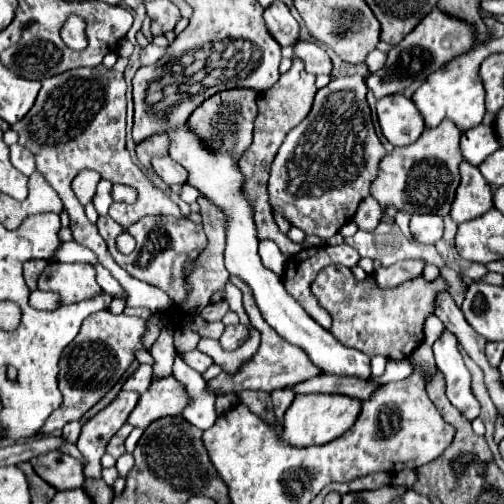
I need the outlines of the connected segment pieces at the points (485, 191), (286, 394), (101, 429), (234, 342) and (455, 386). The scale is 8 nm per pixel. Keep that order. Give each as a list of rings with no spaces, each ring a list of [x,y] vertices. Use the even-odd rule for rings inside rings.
[[[463,162],[461,184],[453,200],[451,218],[461,224],[485,214],[489,208],[493,208],[493,188],[483,180],[483,174],[477,166]]]
[[[285,388],[285,390],[275,390],[271,394],[271,400],[273,400],[273,410],[275,410],[275,416],[277,420],[283,420],[283,414],[285,410],[291,406],[291,402],[295,400],[295,392]]]
[[[121,390],[117,398],[105,406],[99,414],[87,420],[81,428],[81,436],[77,440],[77,448],[85,460],[85,476],[99,478],[101,476],[101,456],[105,454],[105,446],[111,436],[127,422],[127,416],[137,406],[139,394]]]
[[[237,324],[237,326],[227,326],[219,342],[221,342],[221,346],[223,346],[225,350],[235,350],[235,348],[239,348],[247,338],[249,338],[249,326]]]
[[[445,332],[433,344],[433,352],[435,352],[437,366],[445,376],[449,402],[461,414],[465,414],[469,422],[473,422],[479,416],[479,400],[471,392],[471,374],[457,348],[457,338],[451,332]]]

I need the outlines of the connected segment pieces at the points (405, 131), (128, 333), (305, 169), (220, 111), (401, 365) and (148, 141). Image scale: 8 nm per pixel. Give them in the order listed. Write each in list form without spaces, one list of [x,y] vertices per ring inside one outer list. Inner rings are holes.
[[[391,94],[377,102],[377,116],[385,138],[393,146],[413,144],[425,130],[425,122],[411,98]]]
[[[101,310],[97,314],[91,314],[89,318],[83,320],[83,326],[77,334],[77,338],[73,340],[73,344],[69,344],[69,348],[65,348],[63,356],[61,356],[61,372],[59,372],[59,390],[63,394],[63,404],[59,406],[59,410],[55,410],[47,422],[41,426],[41,430],[37,434],[51,434],[55,430],[61,430],[65,426],[65,422],[73,422],[79,420],[93,404],[97,404],[103,394],[123,376],[123,372],[129,368],[129,364],[135,360],[135,350],[141,350],[141,336],[145,332],[145,320],[137,318],[137,316],[127,316],[127,314],[111,314],[109,310]]]
[[[361,76],[333,78],[325,88],[317,92],[309,116],[287,134],[273,160],[269,178],[271,206],[275,212],[281,212],[291,222],[291,226],[301,228],[305,234],[315,234],[323,240],[335,236],[339,228],[349,222],[349,218],[353,218],[359,202],[369,196],[369,188],[377,178],[379,162],[387,150],[375,134],[371,110],[365,96],[367,86]]]
[[[235,88],[235,90],[217,92],[211,98],[207,98],[201,106],[195,108],[195,112],[189,116],[189,126],[211,148],[229,148],[239,158],[245,152],[245,148],[251,144],[253,122],[257,116],[255,102],[257,102],[257,92],[253,92],[249,88]]]
[[[408,359],[402,361],[389,360],[387,363],[387,369],[383,376],[373,377],[371,376],[371,382],[383,385],[391,381],[398,381],[405,379],[413,373],[411,363]]]
[[[153,134],[153,136],[145,138],[143,142],[139,142],[137,148],[135,148],[139,162],[141,162],[147,170],[151,170],[149,160],[151,160],[153,156],[167,156],[167,154],[169,154],[167,150],[169,150],[169,138],[167,138],[165,134]]]

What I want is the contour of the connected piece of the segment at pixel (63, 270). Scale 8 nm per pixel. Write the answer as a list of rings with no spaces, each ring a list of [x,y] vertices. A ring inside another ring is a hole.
[[[49,264],[38,279],[39,290],[51,290],[61,296],[63,304],[81,302],[101,292],[91,264]]]

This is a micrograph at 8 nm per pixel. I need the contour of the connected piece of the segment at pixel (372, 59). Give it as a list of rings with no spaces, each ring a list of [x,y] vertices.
[[[373,50],[373,52],[365,58],[367,70],[369,70],[371,74],[379,72],[379,70],[385,66],[385,60],[387,60],[387,54],[385,54],[385,52],[381,52],[381,50]]]

